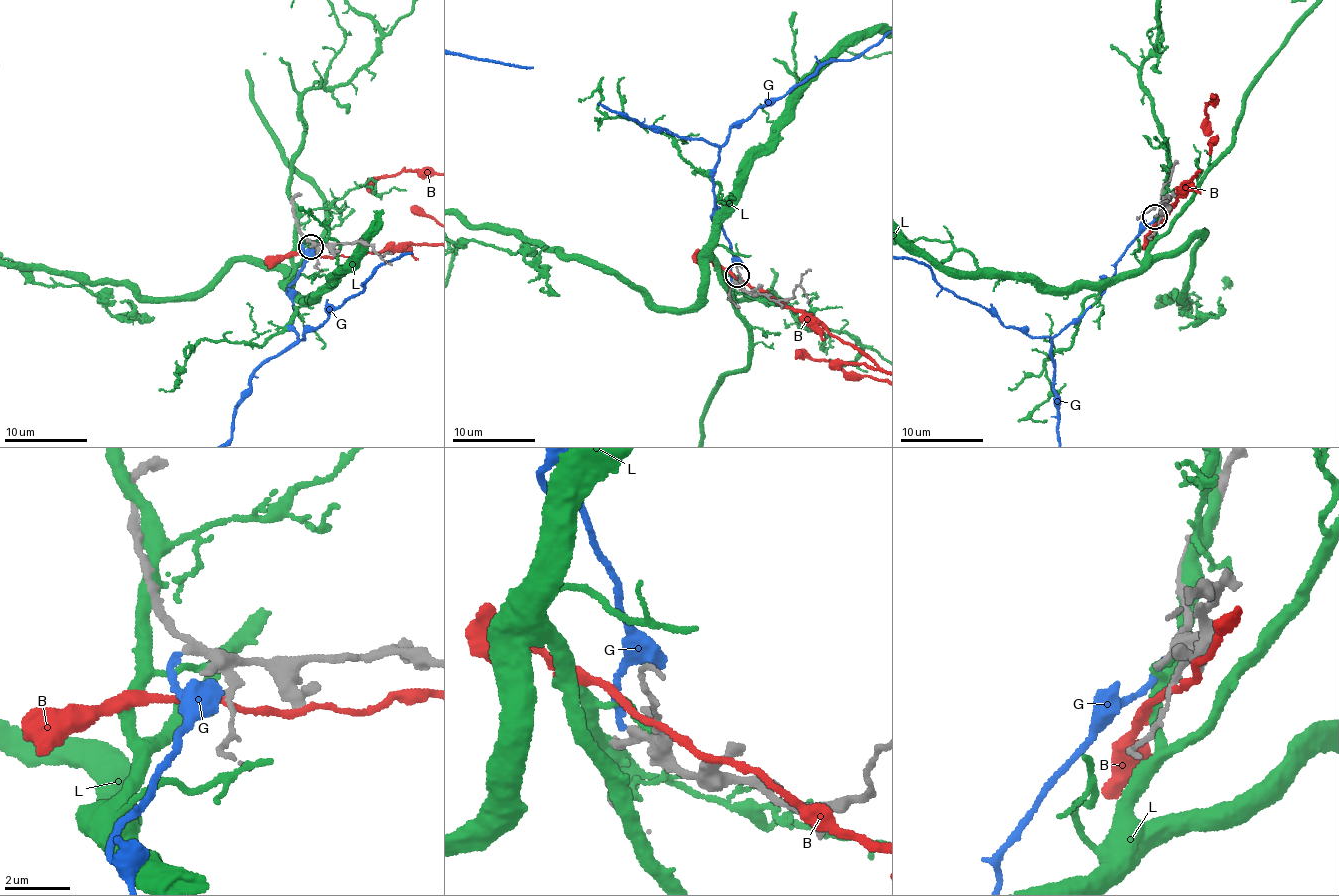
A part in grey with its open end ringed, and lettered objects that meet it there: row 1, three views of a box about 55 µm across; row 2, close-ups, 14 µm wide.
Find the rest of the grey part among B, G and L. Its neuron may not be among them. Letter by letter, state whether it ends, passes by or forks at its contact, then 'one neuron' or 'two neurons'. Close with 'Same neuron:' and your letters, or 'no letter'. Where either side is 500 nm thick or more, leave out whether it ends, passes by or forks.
B: it passes by | two neurons
G: it ends | two neurons
L: it ends | two neurons
Same neuron: no letter

